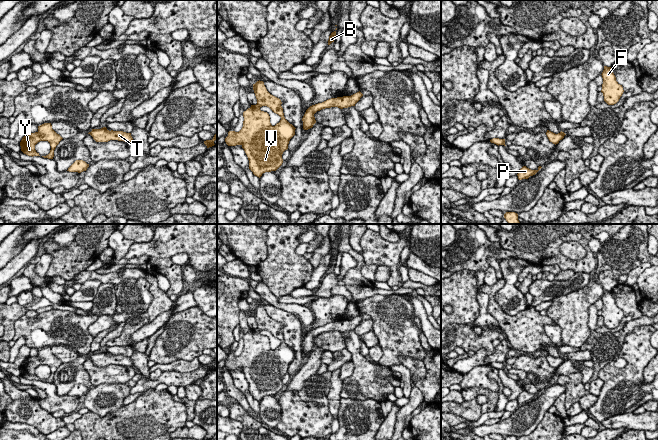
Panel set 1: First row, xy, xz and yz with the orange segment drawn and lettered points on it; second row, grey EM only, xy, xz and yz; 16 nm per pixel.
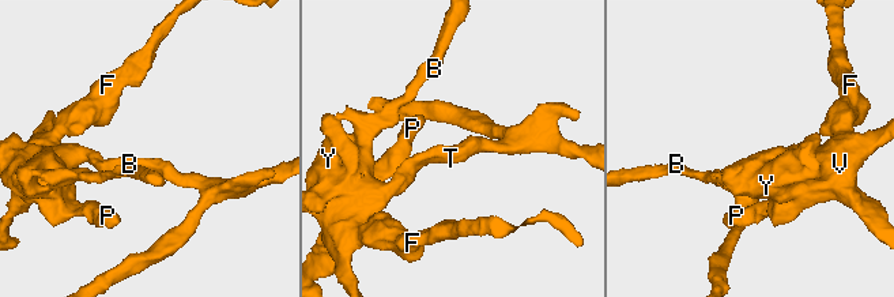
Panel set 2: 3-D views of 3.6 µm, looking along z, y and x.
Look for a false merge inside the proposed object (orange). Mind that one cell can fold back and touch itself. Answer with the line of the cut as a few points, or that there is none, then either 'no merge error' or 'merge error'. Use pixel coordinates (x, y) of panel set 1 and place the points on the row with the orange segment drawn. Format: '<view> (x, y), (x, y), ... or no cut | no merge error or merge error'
no cut | no merge error

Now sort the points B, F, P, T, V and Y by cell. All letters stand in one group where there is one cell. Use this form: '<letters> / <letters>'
B F P T V Y

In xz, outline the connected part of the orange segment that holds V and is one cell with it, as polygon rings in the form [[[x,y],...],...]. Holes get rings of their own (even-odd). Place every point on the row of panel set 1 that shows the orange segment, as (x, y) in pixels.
[[[259,80],[253,84],[253,90],[257,104],[251,105],[243,112],[242,129],[239,132],[229,131],[225,142],[228,146],[242,146],[249,160],[249,169],[260,178],[263,173],[276,171],[282,165],[282,154],[288,149],[289,141],[295,135],[296,128],[285,119],[281,100],[267,91],[263,81]],[[262,106],[267,106],[278,114],[281,117],[280,122],[272,126],[269,114],[260,110]]]

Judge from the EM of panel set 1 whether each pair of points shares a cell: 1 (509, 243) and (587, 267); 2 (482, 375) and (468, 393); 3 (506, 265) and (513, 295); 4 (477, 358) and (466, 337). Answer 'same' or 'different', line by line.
1: same
2: different
3: same
4: different

